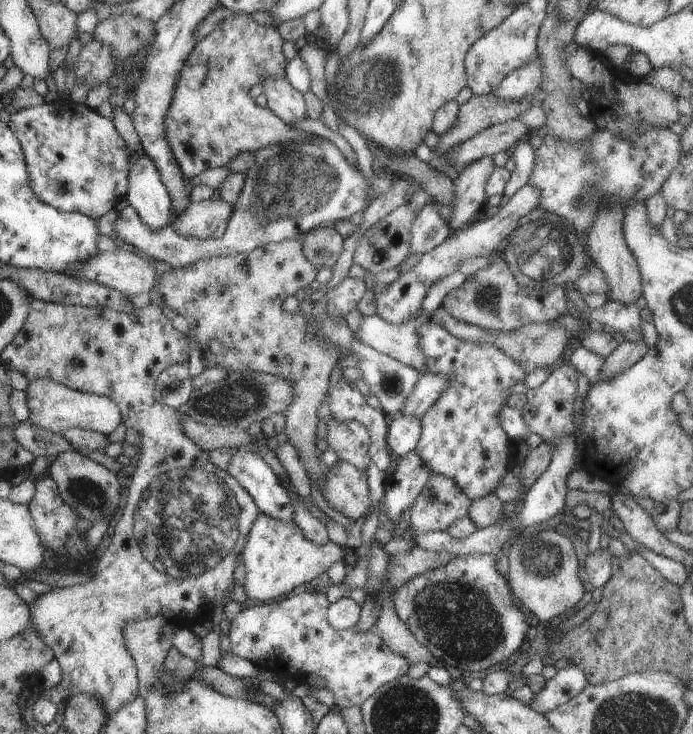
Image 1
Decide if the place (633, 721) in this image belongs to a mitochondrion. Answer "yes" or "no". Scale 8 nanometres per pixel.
yes

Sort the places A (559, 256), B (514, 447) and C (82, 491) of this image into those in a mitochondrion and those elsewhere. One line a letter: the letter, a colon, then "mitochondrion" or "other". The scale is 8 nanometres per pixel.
A: mitochondrion
B: other
C: mitochondrion

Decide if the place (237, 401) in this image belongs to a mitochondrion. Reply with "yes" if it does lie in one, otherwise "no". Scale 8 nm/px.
yes

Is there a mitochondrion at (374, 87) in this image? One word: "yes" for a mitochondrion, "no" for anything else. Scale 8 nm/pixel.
yes

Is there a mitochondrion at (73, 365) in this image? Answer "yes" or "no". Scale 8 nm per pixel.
yes

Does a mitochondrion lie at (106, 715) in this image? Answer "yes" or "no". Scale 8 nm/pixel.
no

